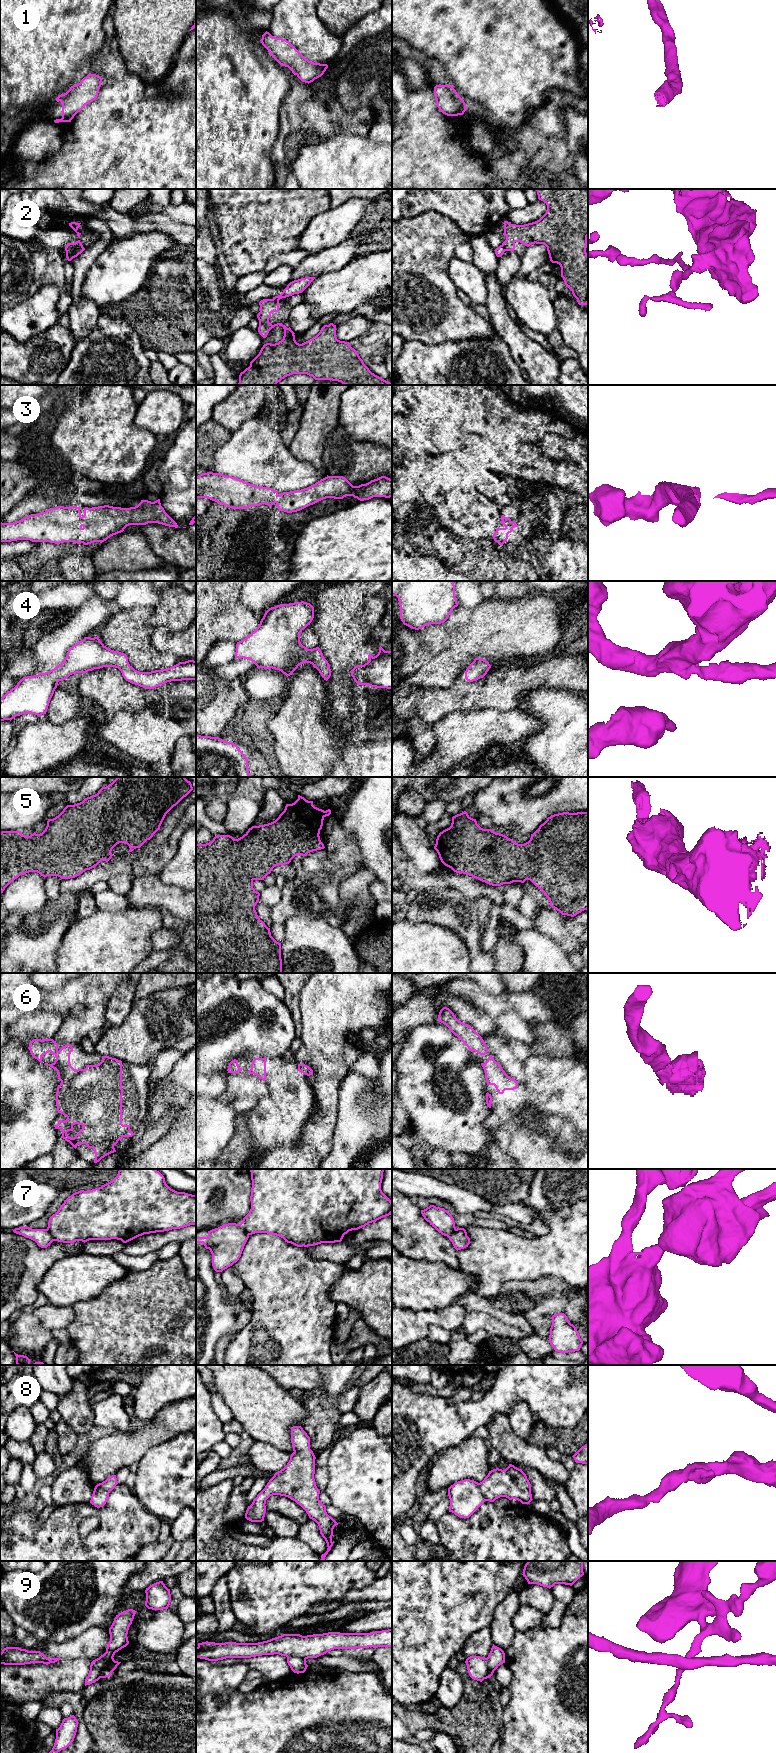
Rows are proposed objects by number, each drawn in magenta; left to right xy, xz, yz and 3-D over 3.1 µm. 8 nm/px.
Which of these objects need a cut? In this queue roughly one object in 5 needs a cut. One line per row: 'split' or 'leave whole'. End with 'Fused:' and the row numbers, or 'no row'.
1: leave whole
2: split
3: leave whole
4: leave whole
5: leave whole
6: leave whole
7: split
8: leave whole
9: split
Fused: 2, 7, 9

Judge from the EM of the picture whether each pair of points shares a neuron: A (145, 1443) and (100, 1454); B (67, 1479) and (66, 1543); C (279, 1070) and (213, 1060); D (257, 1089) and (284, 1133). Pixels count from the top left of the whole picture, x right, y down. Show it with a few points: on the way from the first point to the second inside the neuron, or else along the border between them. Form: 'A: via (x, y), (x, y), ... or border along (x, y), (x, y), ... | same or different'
A: via (134, 1444), (111, 1453) | same
B: border along (89, 1502), (65, 1504), (56, 1508) | different
C: border along (282, 1056), (266, 1058) | different
D: border along (256, 1075), (265, 1082), (269, 1091), (262, 1099) | different

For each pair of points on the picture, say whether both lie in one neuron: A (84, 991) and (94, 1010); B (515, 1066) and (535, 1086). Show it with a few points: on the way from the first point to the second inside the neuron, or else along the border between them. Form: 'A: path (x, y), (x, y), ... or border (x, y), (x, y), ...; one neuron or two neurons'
A: border (105, 1003), (95, 1003), (85, 1007); two neurons
B: border (523, 1063), (526, 1069), (526, 1080), (521, 1084); two neurons

